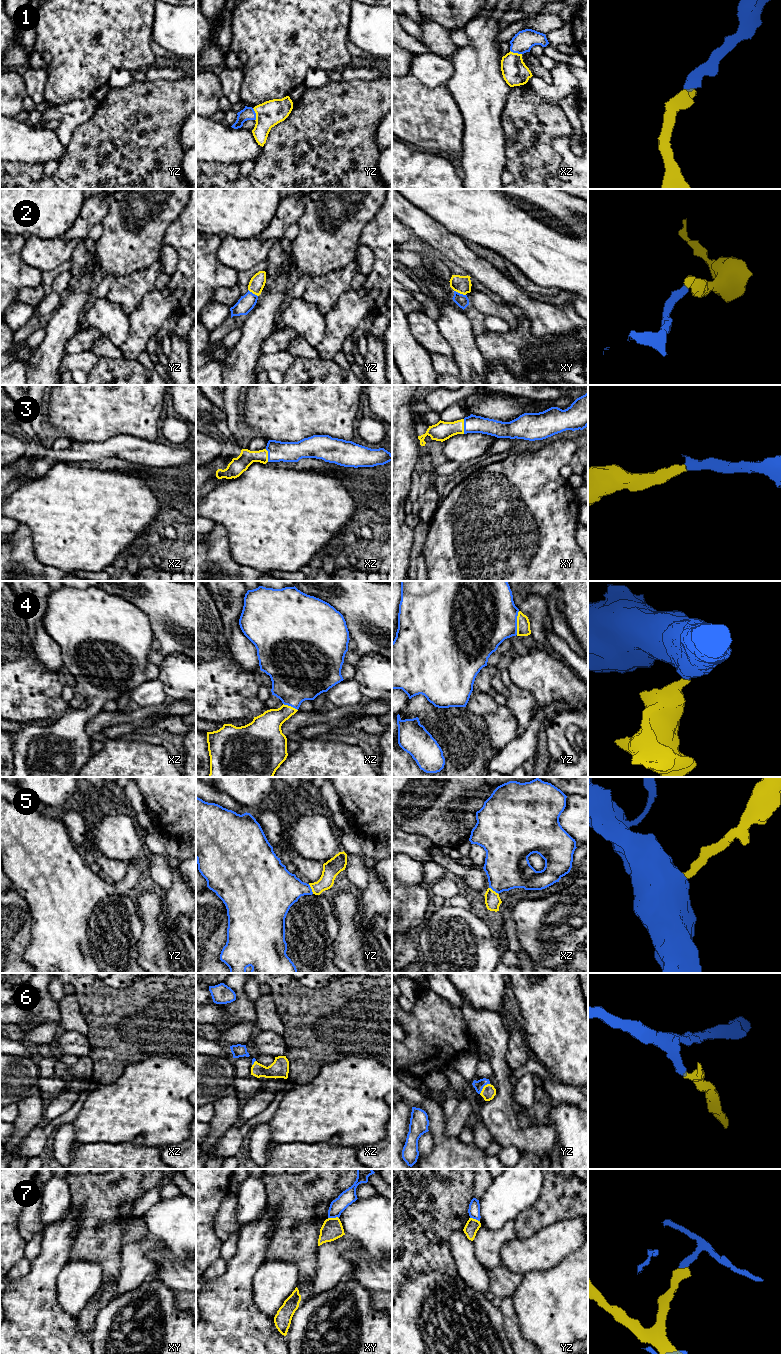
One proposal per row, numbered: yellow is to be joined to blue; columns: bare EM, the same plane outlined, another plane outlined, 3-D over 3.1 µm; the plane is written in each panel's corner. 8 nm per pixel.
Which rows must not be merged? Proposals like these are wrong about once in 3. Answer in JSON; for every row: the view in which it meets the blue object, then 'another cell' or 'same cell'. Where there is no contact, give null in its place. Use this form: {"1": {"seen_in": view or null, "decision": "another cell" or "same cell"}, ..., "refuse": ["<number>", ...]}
{"1": {"seen_in": "yz", "decision": "same cell"}, "2": {"seen_in": "xy", "decision": "same cell"}, "3": {"seen_in": "xy", "decision": "same cell"}, "4": {"seen_in": "yz", "decision": "same cell"}, "5": {"seen_in": "yz", "decision": "same cell"}, "6": {"seen_in": "yz", "decision": "same cell"}, "7": {"seen_in": "xy", "decision": "another cell"}, "refuse": ["7"]}

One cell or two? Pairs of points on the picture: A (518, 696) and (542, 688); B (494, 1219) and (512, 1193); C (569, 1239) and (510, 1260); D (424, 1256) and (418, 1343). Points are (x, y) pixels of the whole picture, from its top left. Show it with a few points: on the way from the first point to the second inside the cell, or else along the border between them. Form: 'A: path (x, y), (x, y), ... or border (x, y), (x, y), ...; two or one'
A: border (512, 682), (528, 690), (533, 695), (536, 710); two
B: path (495, 1213), (496, 1209), (506, 1199); one
C: path (554, 1242), (540, 1252), (525, 1255); one
D: border (447, 1273), (439, 1271), (409, 1272), (402, 1284); two

